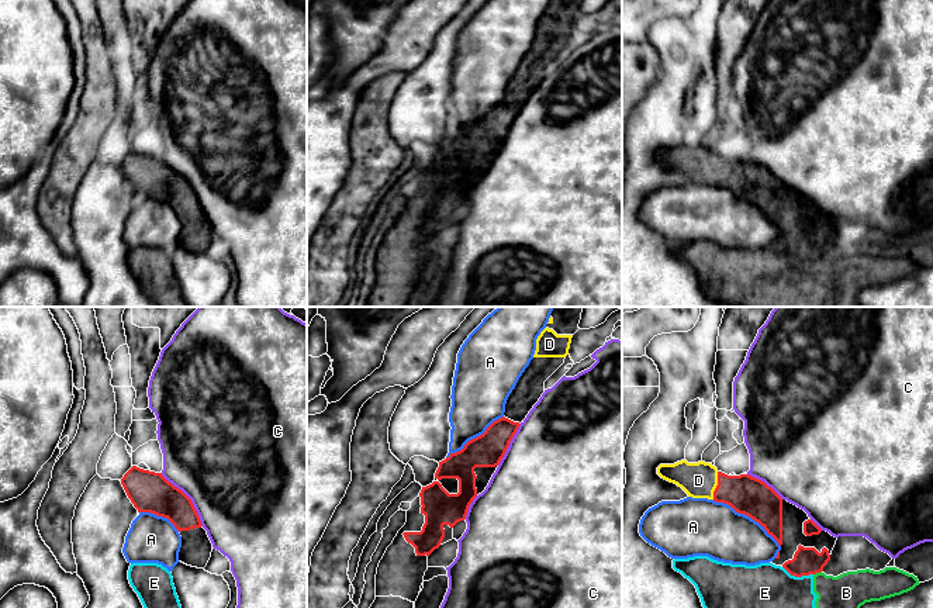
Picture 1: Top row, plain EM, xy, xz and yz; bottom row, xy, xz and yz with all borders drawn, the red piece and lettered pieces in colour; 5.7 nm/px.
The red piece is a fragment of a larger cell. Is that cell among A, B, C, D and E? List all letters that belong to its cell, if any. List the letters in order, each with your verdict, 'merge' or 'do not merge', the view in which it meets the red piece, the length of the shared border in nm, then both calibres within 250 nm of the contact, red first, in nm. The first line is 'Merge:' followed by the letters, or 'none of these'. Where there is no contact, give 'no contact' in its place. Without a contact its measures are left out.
Merge: D
A: do not merge | yz | 480 nm | 220/320 nm
B: do not merge | yz | 50 nm | 160/260 nm
C: do not merge | xy | 380 nm | 240/500 nm
D: merge | yz | 160 nm | 220/200 nm
E: do not merge | yz | 180 nm | 160/460 nm

